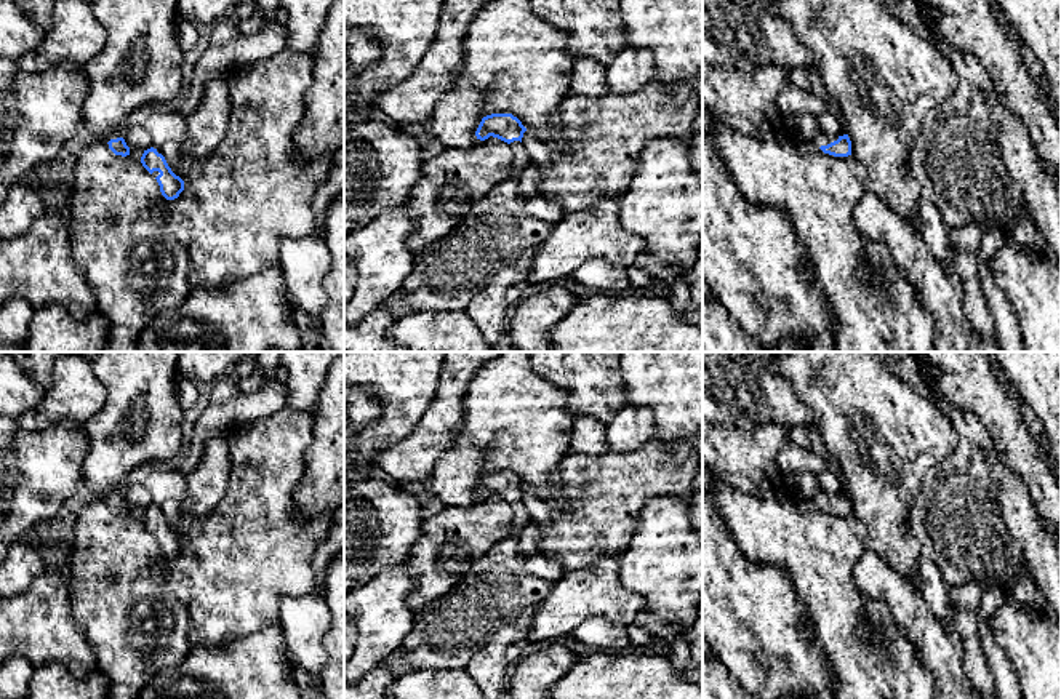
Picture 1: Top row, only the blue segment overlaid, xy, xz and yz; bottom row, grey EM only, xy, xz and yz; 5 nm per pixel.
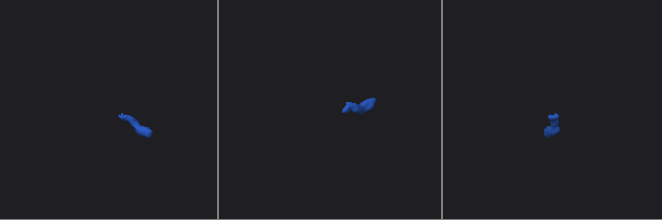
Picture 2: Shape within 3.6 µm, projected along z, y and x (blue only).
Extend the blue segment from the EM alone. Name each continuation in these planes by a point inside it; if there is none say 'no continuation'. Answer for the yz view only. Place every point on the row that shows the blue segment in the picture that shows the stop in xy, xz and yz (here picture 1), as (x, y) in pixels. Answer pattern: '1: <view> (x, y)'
1: yz (821, 139)

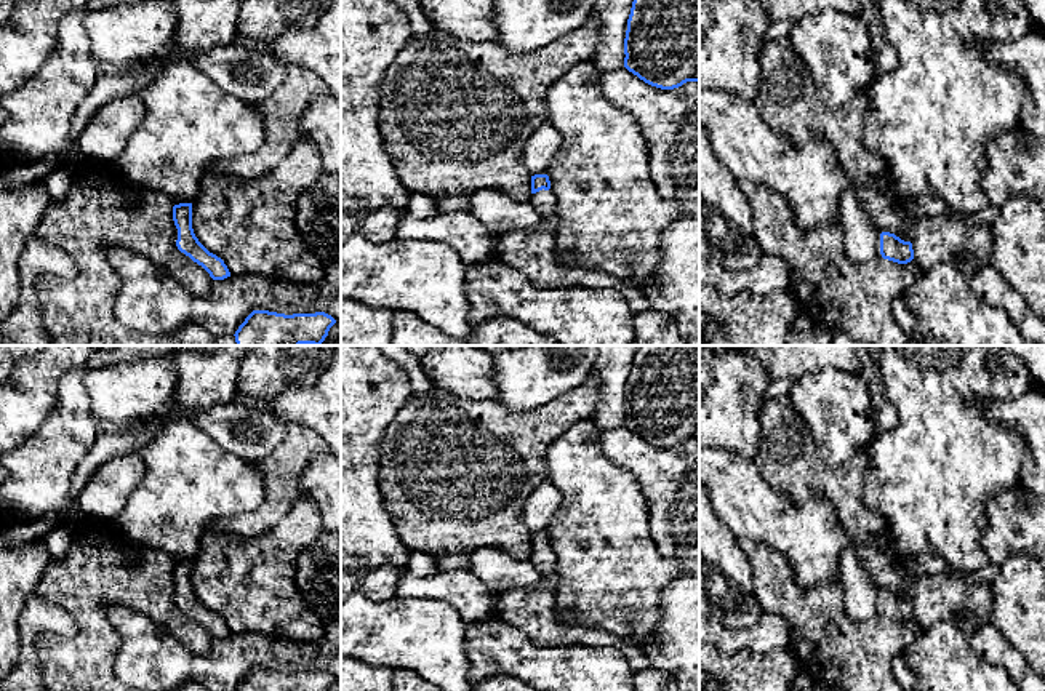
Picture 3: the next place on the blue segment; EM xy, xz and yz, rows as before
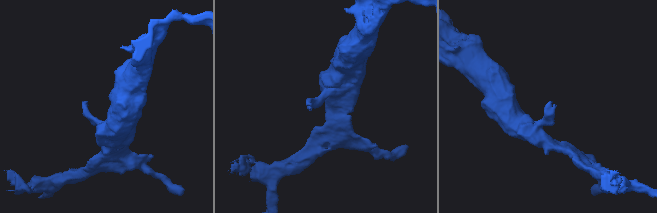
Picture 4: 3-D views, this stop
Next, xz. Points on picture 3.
1: xz (532, 251)

